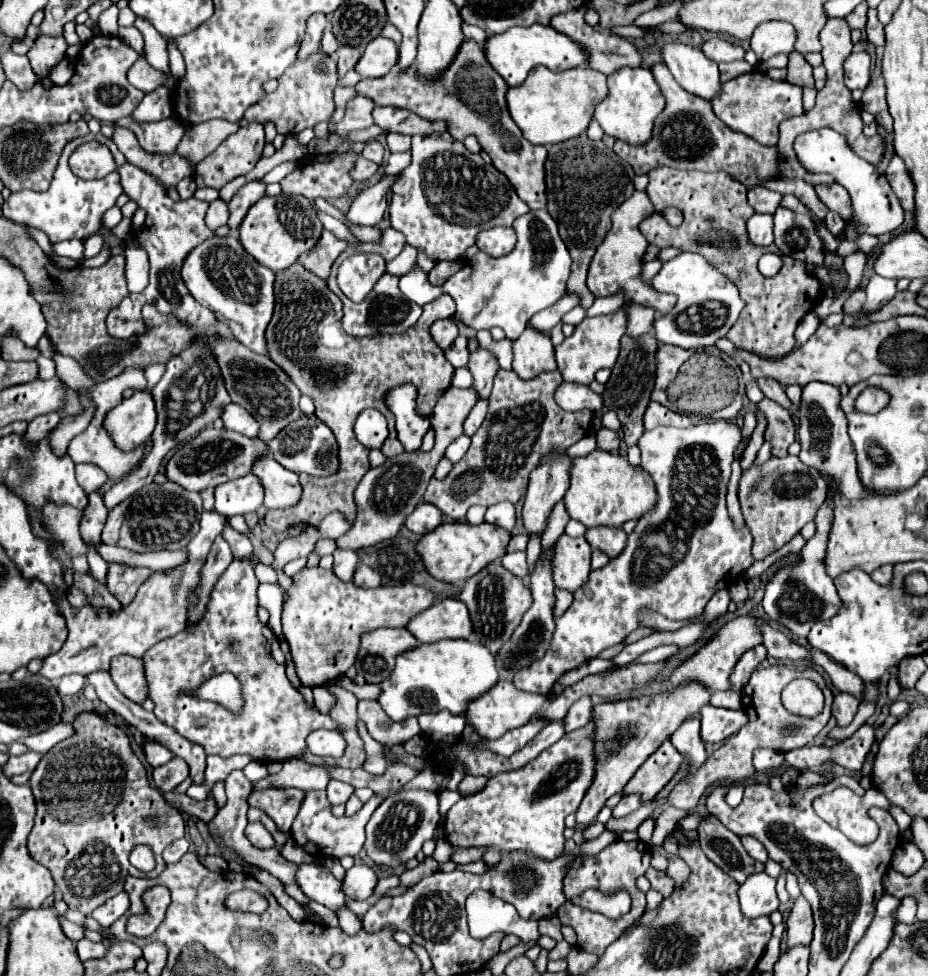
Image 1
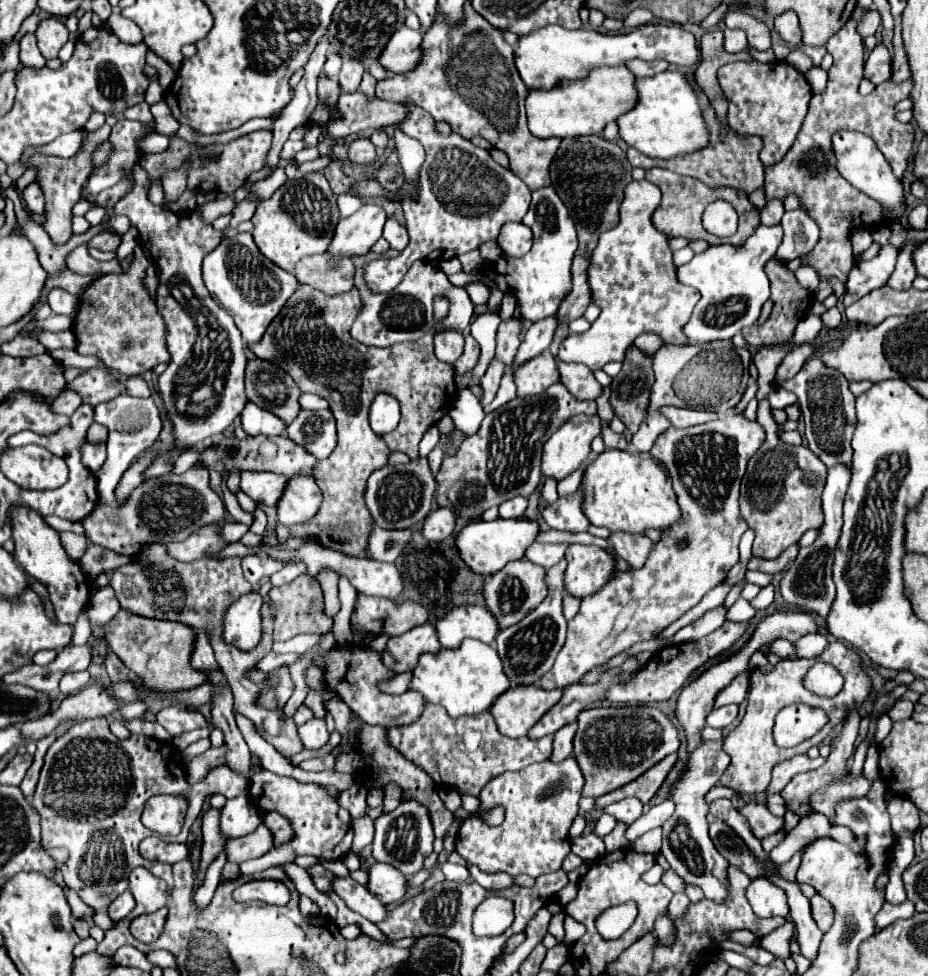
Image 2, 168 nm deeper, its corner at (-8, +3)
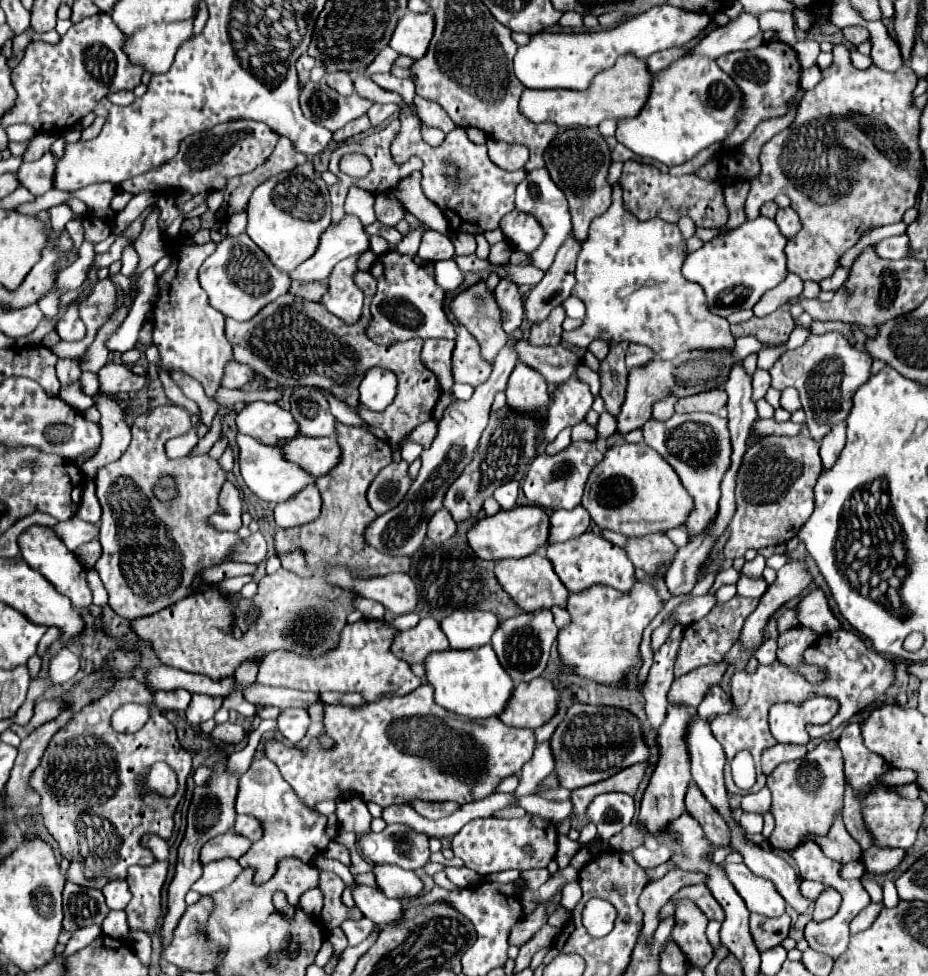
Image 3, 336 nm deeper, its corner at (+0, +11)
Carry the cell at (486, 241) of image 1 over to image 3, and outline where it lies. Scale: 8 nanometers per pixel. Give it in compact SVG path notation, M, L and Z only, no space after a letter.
M521 211L507 213L501 219L501 229L505 237L513 243L513 247L525 253L533 253L545 237L541 223L533 215L521 213Z

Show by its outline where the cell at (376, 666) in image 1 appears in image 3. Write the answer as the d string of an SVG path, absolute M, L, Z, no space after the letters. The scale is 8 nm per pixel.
M421 619L415 629L401 631L393 641L393 653L409 663L425 663L427 655L449 649L449 641L435 619Z

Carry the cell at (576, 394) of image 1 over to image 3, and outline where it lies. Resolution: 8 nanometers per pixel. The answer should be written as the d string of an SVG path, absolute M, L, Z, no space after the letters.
M513 339L513 349L519 361L541 373L549 385L567 381L567 377L575 373L575 367L579 363L579 357L563 345L533 347L523 339Z

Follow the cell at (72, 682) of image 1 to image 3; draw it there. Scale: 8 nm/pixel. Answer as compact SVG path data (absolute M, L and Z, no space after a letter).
M63 645L49 661L49 675L53 679L53 683L67 683L71 681L79 671L79 657L67 649L67 645Z

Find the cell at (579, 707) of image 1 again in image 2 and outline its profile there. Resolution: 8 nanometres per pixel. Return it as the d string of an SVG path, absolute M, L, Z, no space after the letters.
M577 721L567 723L565 727L561 727L555 733L551 761L563 761L565 757L569 757L573 753L573 737L575 737L575 731L577 731Z

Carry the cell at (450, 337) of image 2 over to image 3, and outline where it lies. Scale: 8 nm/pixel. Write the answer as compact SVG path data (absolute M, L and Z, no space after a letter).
M425 341L421 351L423 365L435 373L437 383L443 391L451 391L453 375L451 375L451 353L455 349L455 341Z

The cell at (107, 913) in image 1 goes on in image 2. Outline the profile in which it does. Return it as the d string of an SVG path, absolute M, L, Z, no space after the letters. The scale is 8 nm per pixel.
M125 891L123 895L119 895L119 897L109 905L107 913L109 913L109 917L111 917L113 921L121 921L121 919L127 917L133 909L135 909L135 899L133 899L133 895L131 895L129 891Z

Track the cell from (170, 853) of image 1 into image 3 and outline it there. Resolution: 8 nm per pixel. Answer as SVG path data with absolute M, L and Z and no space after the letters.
M149 835L149 837L145 837L145 845L149 845L149 849L153 851L155 859L167 859L167 855L169 855L169 845L167 845L165 839L155 837L155 835Z

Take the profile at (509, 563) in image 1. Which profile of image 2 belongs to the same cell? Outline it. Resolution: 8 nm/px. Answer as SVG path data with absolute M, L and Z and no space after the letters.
M533 543L527 551L525 551L525 559L529 559L531 563L535 565L541 565L541 567L551 567L555 565L563 553L565 553L567 545L561 543L561 545L551 545L551 543Z

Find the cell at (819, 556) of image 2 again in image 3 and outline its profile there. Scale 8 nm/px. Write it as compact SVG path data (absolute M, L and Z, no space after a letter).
M841 421L841 423L833 425L833 429L823 437L823 441L821 441L823 467L829 467L829 465L833 465L833 461L837 461L837 453L841 453L843 445L845 445L845 429L847 429L847 423Z

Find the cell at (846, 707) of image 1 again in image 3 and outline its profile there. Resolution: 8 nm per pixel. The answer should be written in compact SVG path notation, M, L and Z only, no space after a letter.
M835 739L823 741L803 759L777 765L767 775L767 787L773 795L771 813L775 817L775 829L769 837L769 843L775 849L789 849L805 841L805 837L827 835L835 817L841 815L843 811L843 793L845 793L841 749L837 749L837 741Z

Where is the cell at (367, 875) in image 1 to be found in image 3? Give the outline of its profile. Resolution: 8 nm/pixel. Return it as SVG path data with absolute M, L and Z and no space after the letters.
M375 865L379 889L393 899L413 899L423 891L423 881L415 871L403 871L395 865Z

